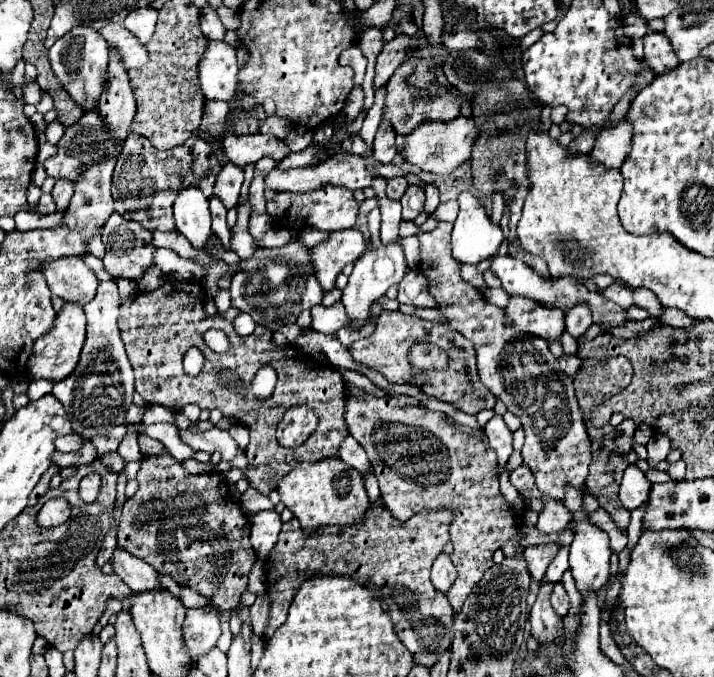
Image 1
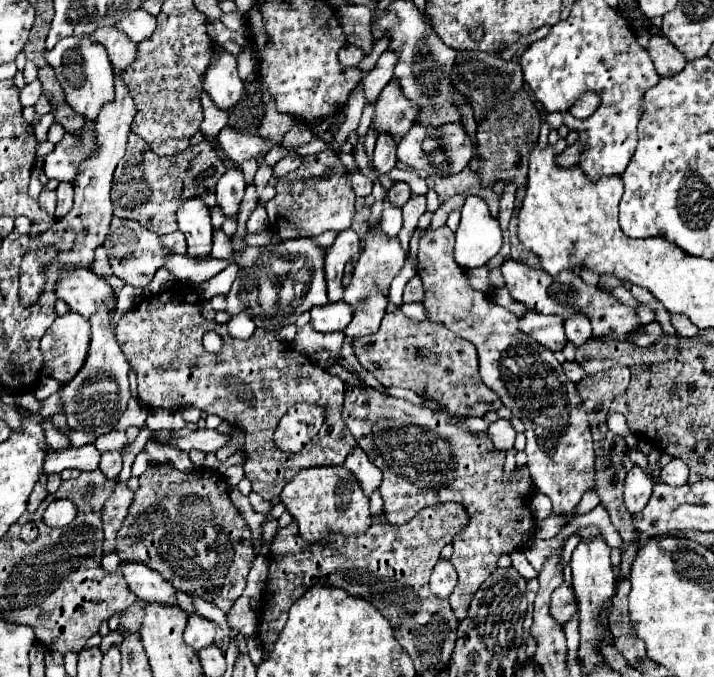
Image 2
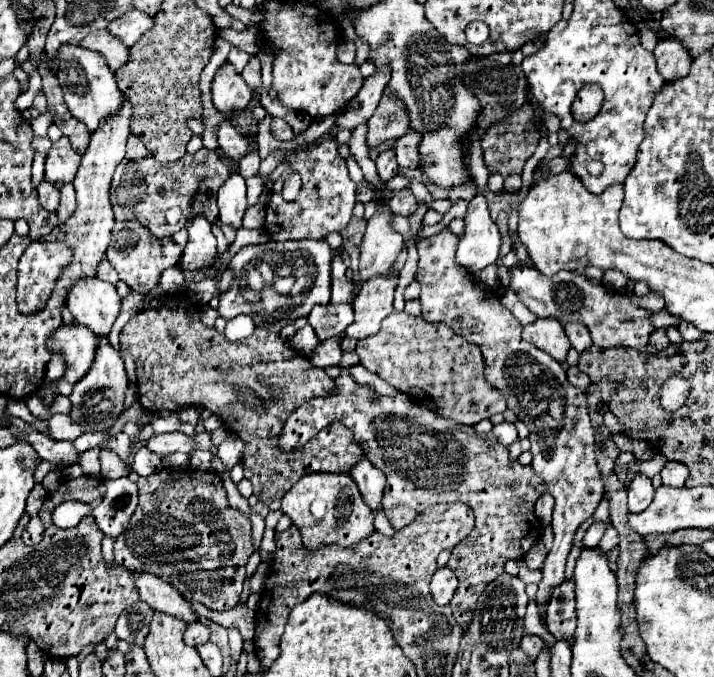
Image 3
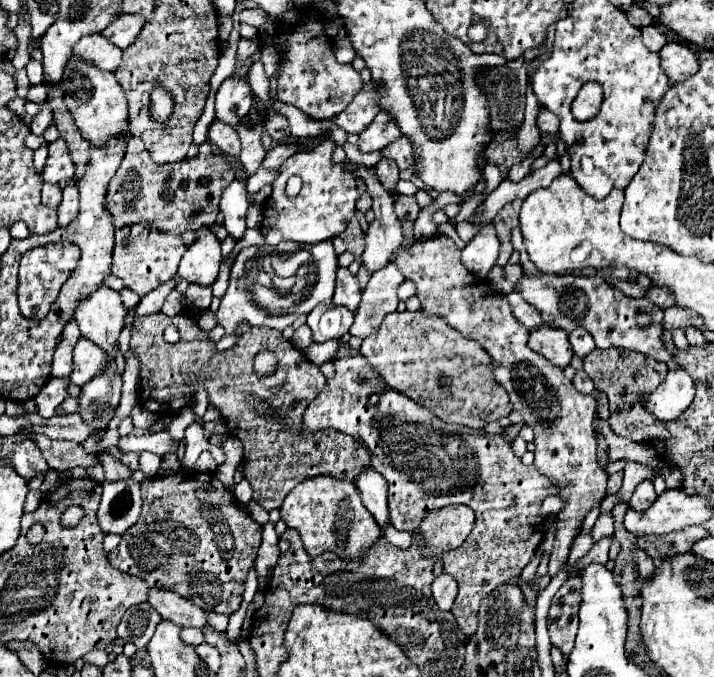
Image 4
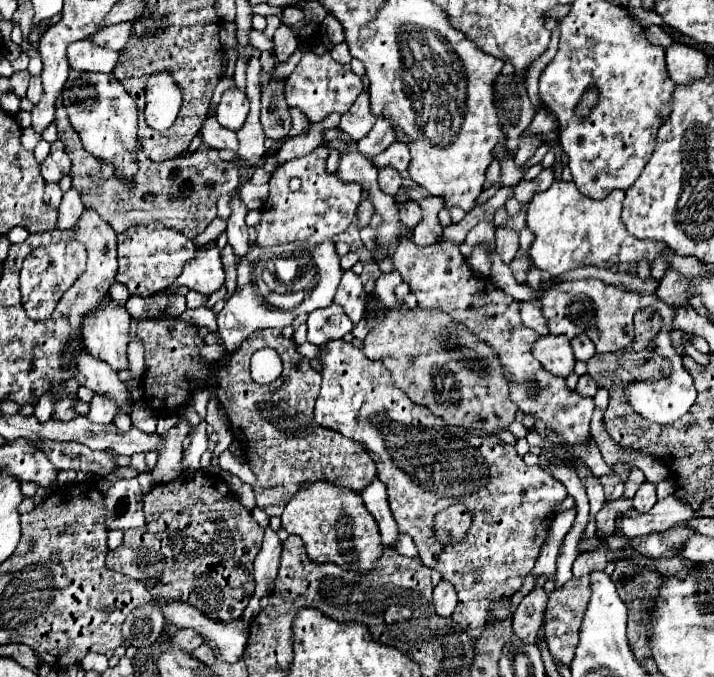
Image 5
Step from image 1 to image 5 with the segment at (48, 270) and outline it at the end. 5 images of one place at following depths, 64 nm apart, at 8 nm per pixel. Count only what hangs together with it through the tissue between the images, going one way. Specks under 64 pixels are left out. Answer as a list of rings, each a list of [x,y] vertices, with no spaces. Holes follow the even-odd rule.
[[[110,294],[102,296],[92,312],[88,312],[80,322],[80,332],[84,346],[106,360],[116,372],[128,368],[126,346],[128,338],[130,314],[126,308],[110,298]]]

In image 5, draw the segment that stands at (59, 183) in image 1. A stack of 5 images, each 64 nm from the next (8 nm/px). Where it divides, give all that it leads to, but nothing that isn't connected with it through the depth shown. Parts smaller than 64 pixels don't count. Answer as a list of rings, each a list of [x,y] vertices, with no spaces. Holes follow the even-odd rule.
[[[72,186],[68,192],[64,192],[64,198],[62,198],[62,204],[60,204],[60,214],[58,214],[58,228],[60,230],[66,230],[66,228],[72,228],[76,224],[76,220],[80,218],[82,210],[84,210],[84,204],[80,200],[80,192]]]

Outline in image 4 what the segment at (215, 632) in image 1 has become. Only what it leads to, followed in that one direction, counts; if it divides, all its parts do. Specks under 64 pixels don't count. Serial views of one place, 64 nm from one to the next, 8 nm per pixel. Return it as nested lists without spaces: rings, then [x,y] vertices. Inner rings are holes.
[[[184,628],[182,634],[180,634],[182,642],[184,644],[190,644],[190,646],[198,646],[204,642],[204,632],[200,628]]]

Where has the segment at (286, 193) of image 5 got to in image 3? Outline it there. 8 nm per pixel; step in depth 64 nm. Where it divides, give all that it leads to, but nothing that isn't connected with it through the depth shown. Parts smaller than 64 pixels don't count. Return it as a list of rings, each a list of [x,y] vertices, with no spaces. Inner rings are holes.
[[[332,138],[322,140],[316,148],[308,152],[296,152],[288,158],[290,168],[280,176],[280,180],[274,182],[272,198],[266,204],[266,232],[272,240],[284,242],[284,240],[322,240],[330,232],[342,232],[350,218],[352,208],[356,202],[356,184],[350,180],[344,160],[338,156],[338,144]],[[290,174],[300,174],[302,188],[294,202],[286,202],[280,194],[284,180]]]

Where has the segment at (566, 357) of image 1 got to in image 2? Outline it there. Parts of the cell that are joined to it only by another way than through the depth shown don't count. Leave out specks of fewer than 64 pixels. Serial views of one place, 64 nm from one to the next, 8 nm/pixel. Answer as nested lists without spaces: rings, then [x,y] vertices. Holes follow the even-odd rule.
[[[564,362],[562,368],[564,368],[564,374],[566,374],[572,382],[580,382],[582,376],[584,376],[584,368],[582,368],[578,362]]]

